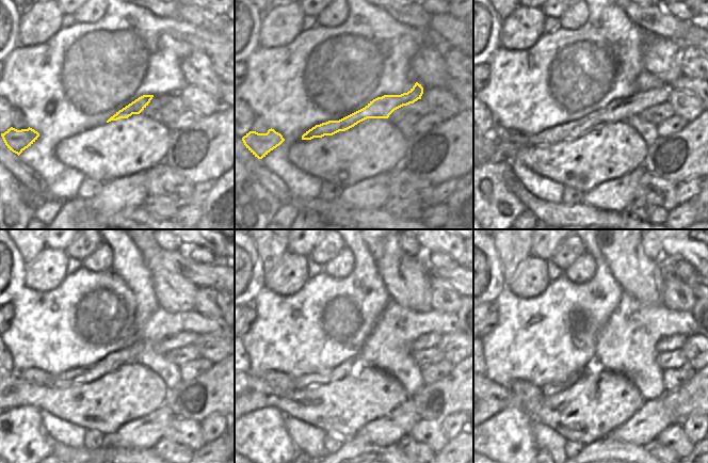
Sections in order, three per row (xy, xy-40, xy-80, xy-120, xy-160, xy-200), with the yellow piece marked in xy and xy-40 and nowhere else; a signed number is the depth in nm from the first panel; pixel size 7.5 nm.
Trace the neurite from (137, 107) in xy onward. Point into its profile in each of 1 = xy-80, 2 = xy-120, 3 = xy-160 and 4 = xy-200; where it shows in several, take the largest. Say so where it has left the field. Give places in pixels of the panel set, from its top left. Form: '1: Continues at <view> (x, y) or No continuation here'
1: Continues at xy-80 (621, 109)
2: Continues at xy-120 (129, 353)
3: Continues at xy-160 (347, 367)
4: Continues at xy-200 (675, 341).

